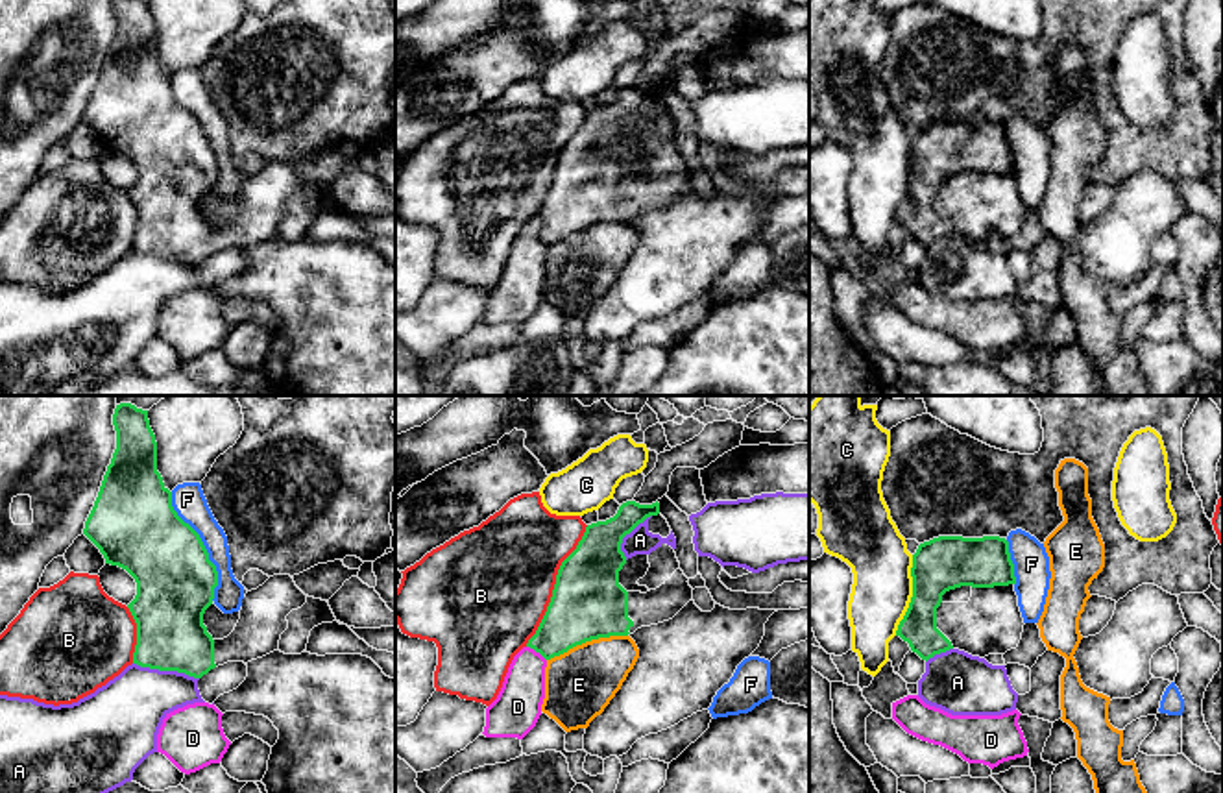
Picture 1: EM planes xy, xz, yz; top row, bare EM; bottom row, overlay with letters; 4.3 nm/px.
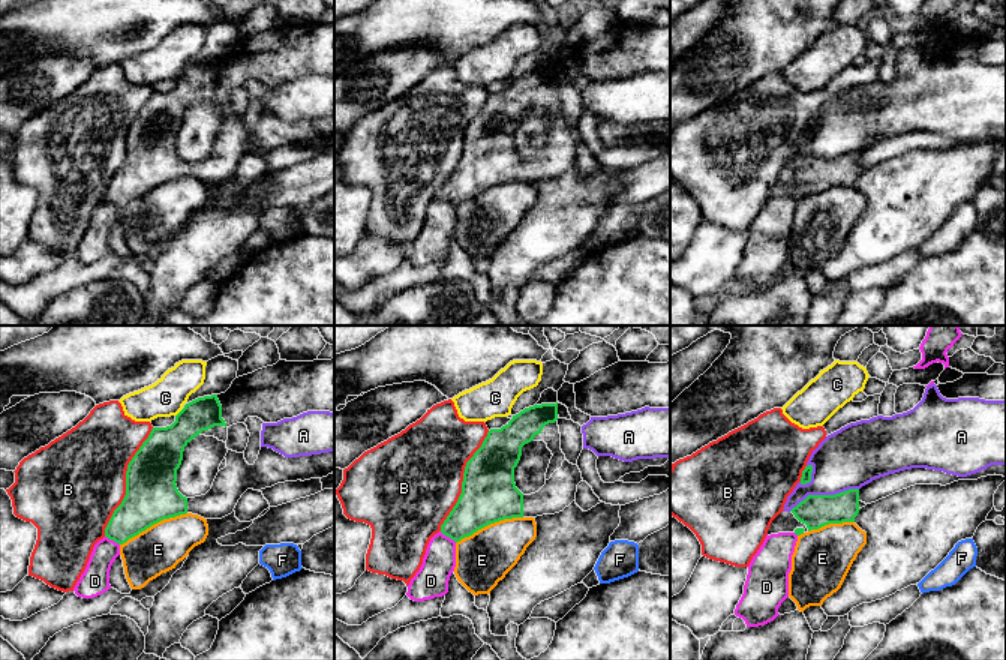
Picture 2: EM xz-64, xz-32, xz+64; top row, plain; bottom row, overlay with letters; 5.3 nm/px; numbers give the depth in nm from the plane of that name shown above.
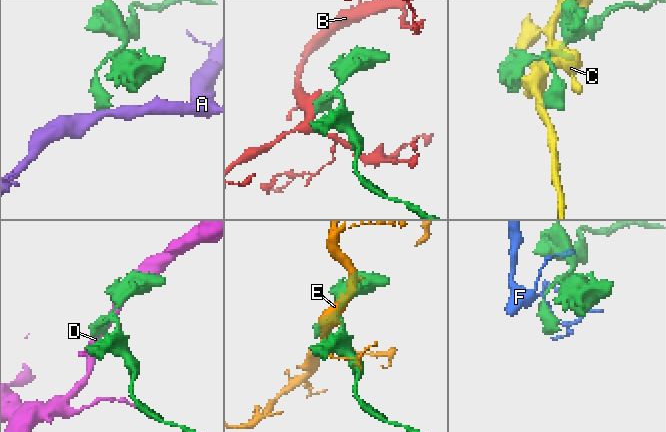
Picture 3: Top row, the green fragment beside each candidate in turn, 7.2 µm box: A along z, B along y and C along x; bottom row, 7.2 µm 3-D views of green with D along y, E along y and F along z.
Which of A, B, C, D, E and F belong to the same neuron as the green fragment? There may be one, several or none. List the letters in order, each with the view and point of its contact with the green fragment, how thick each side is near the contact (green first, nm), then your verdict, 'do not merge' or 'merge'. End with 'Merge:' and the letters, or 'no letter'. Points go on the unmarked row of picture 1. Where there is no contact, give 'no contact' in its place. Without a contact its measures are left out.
A: xy (167, 256) | 300/300 nm | do not merge
B: xz (555, 172) | 320/480 nm | do not merge
C: yz (913, 182) | 240/260 nm | do not merge
D: xz (536, 237) | 260/200 nm | do not merge
E: xz (586, 226) | 320/300 nm | do not merge
F: xy (204, 132) | 340/140 nm | do not merge
Merge: no letter

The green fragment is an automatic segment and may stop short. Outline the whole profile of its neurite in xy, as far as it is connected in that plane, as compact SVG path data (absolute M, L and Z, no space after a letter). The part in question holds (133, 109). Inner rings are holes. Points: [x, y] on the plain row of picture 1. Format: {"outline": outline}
{"outline": "M113 0L113 11L116 17L116 35L85 107L83 120L100 135L105 150L126 155L137 168L137 181L127 190L137 209L133 250L201 264L211 255L227 248L248 250L277 237L281 220L288 214L286 201L301 194L307 189L307 181L296 172L290 161L273 161L262 172L246 179L235 216L224 226L214 226L203 211L203 200L212 190L218 157L209 146L200 120L172 92L172 78L157 57L157 28L148 0Z"}

